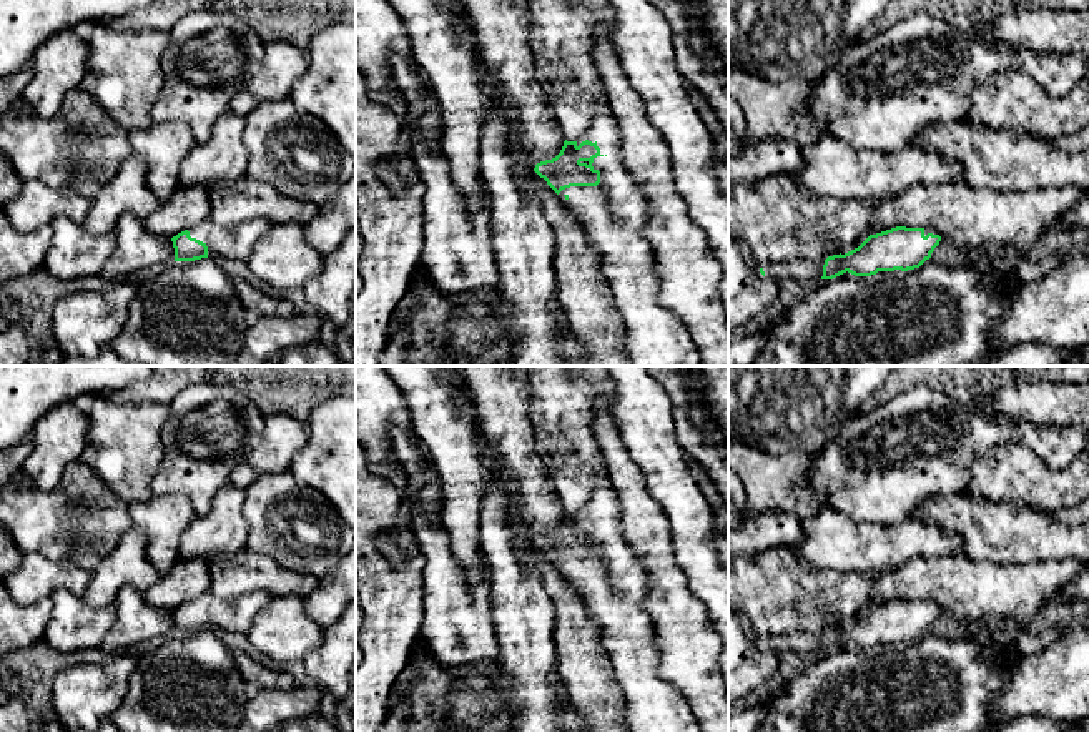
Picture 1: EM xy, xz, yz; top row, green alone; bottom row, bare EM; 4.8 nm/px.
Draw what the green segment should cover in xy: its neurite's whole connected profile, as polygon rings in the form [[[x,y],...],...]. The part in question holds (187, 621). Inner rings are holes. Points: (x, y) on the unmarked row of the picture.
[[[264,591],[248,592],[234,599],[221,599],[209,592],[171,611],[175,634],[201,631],[248,634],[254,617],[269,604]]]

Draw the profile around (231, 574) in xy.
[[[248,551],[209,557],[208,566],[209,594],[221,599],[234,599],[254,591],[264,591],[271,597],[306,597],[319,584],[311,574],[296,574],[266,556]]]

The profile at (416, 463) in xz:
[[[397,426],[392,428],[392,443],[397,458],[406,467],[411,486],[414,489],[424,487],[436,476],[436,469],[429,467],[432,462],[427,453],[424,449],[417,451]]]

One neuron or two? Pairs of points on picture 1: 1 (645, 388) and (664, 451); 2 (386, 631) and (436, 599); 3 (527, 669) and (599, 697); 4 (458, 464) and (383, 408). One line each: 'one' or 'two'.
1: one
2: two
3: two
4: two

